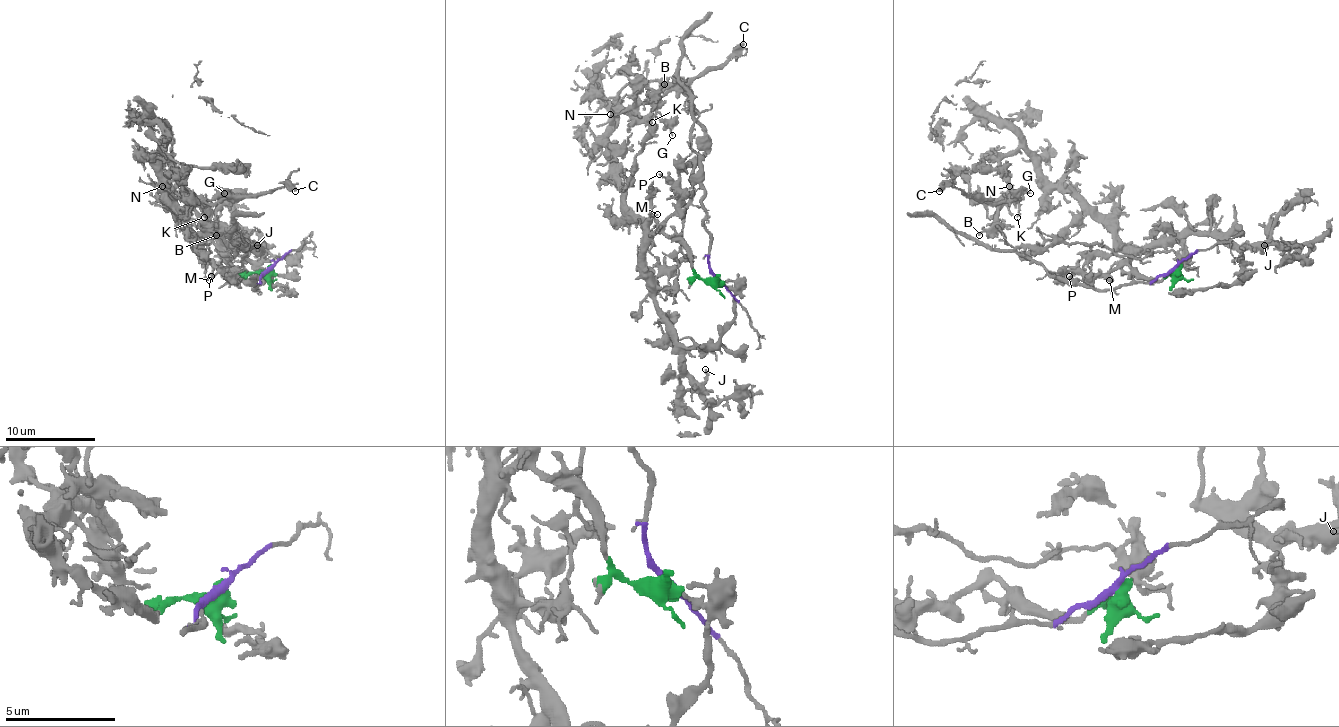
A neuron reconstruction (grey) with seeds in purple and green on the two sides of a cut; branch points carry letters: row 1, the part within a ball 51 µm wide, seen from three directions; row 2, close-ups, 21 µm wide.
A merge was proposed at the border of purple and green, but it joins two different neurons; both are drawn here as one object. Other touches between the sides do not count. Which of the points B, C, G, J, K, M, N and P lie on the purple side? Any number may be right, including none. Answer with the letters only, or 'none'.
none

